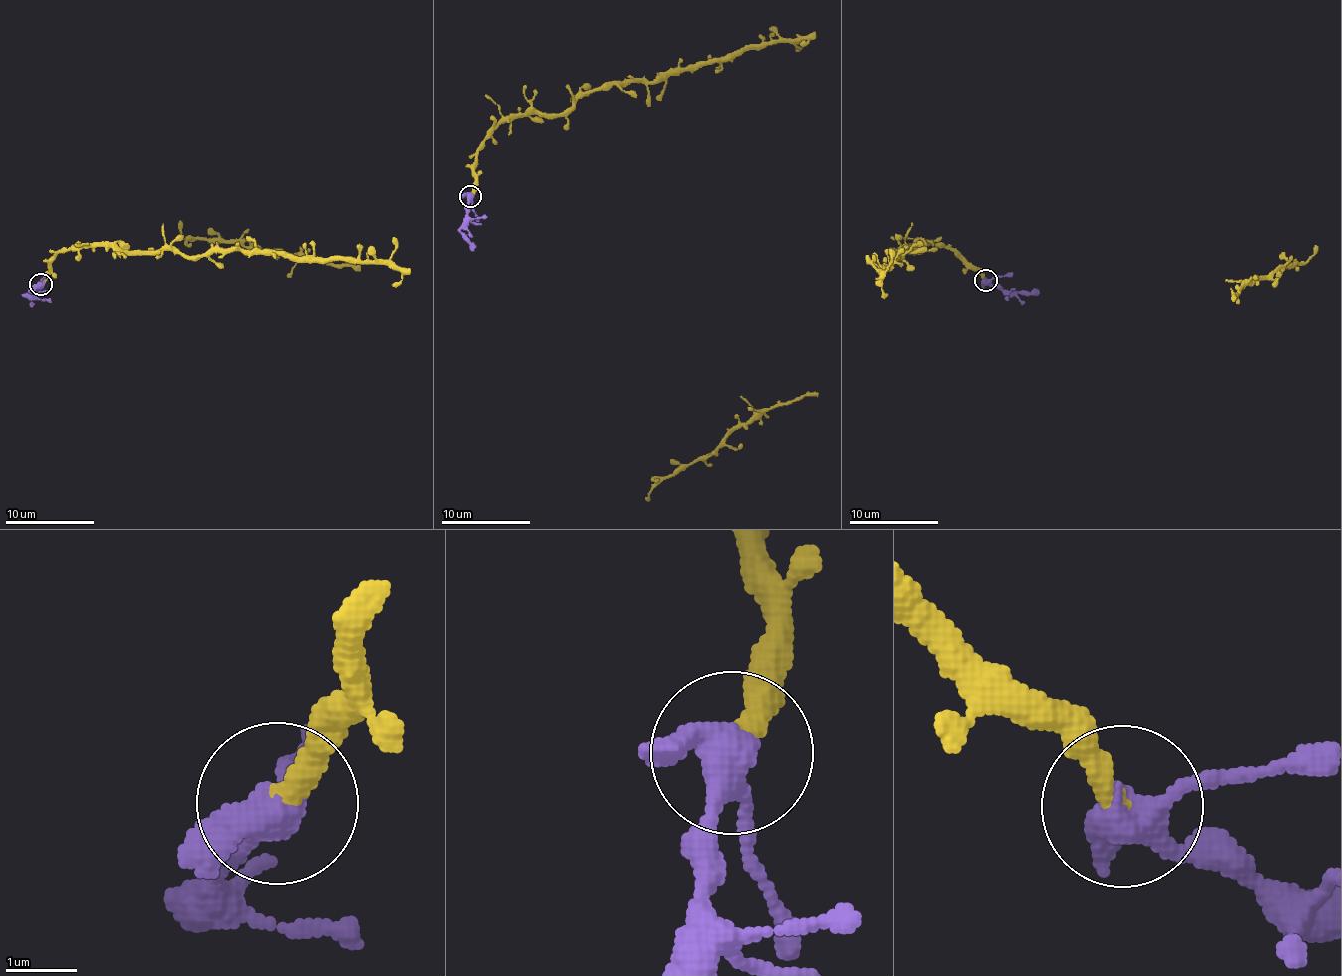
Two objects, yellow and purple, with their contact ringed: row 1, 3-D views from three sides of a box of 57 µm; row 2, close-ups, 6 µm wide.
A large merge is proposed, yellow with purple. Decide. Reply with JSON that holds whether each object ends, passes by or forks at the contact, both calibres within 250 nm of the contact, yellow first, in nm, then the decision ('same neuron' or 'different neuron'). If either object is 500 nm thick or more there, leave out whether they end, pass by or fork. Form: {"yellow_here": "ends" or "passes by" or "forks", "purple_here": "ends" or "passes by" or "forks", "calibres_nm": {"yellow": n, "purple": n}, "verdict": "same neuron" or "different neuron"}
{"yellow_here": "ends", "purple_here": "forks", "calibres_nm": {"yellow": 320, "purple": 360}, "verdict": "same neuron"}

